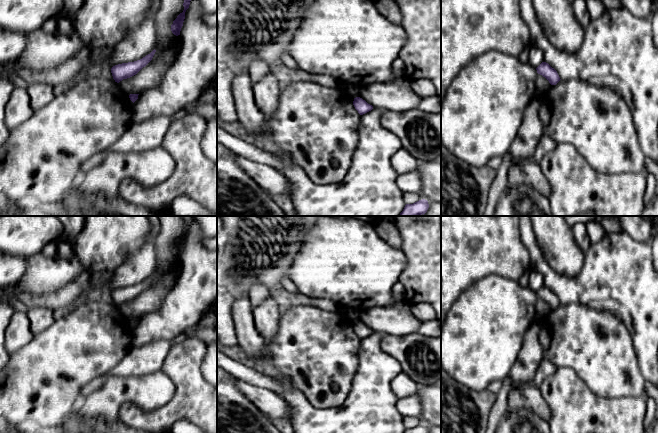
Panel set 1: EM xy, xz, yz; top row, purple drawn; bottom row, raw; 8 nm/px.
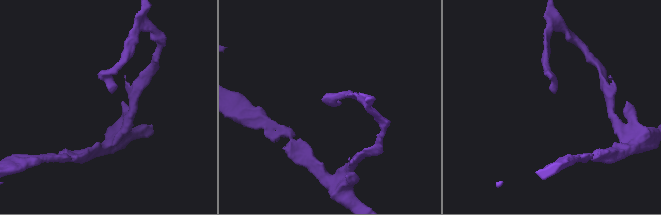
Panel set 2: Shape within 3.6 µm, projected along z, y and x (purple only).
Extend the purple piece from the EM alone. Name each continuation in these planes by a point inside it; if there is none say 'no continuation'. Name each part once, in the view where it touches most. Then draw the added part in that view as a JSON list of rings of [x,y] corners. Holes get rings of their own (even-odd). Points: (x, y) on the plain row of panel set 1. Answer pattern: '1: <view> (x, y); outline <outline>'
no continuation

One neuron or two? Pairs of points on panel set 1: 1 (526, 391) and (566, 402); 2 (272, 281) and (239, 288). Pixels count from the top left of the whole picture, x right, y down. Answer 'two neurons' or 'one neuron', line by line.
1: two neurons
2: one neuron

